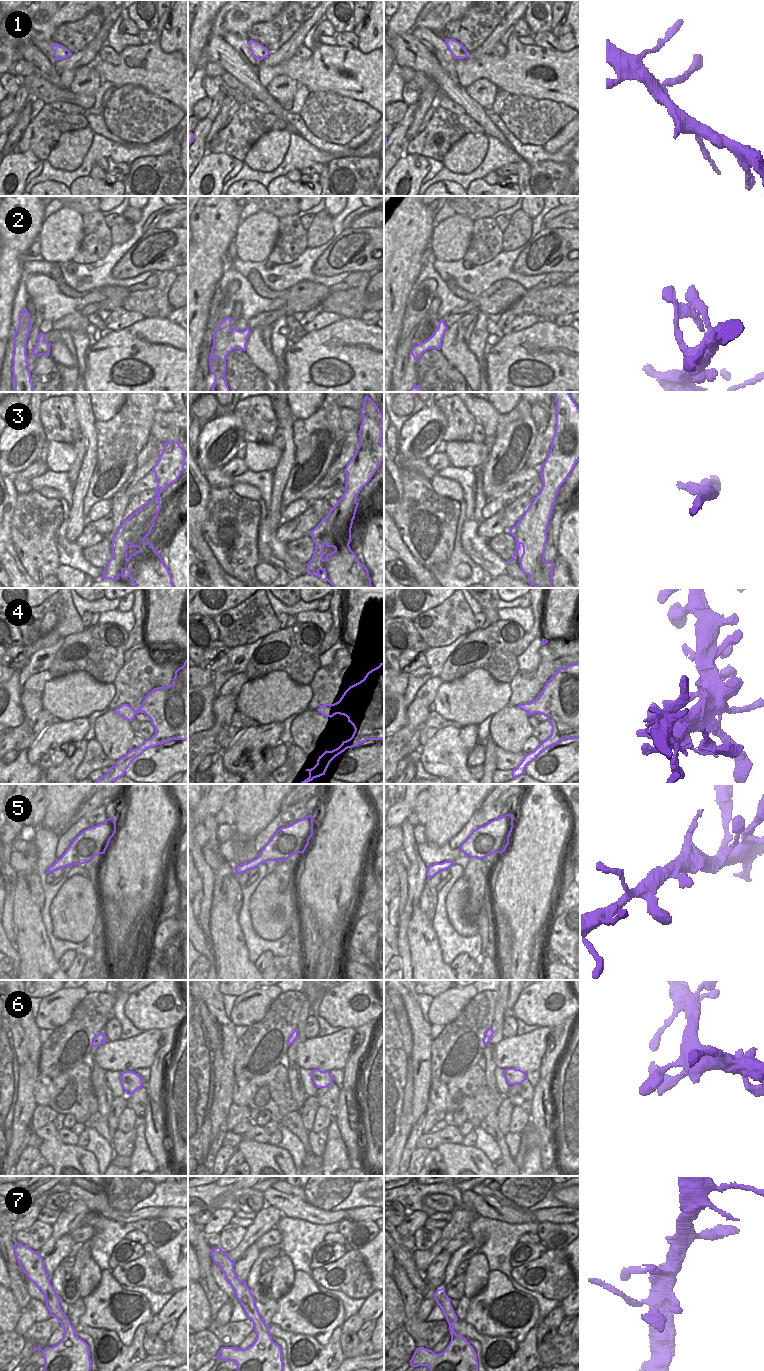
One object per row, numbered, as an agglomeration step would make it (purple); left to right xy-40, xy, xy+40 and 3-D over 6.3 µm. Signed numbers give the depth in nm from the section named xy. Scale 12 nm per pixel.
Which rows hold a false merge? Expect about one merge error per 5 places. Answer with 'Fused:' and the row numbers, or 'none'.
Fused: none

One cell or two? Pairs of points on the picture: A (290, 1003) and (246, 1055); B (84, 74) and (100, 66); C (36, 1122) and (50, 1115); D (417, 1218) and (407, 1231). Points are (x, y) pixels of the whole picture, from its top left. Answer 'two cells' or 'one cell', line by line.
A: one cell
B: two cells
C: one cell
D: one cell

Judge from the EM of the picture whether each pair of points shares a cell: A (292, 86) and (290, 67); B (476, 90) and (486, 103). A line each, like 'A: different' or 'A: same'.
A: different
B: same

